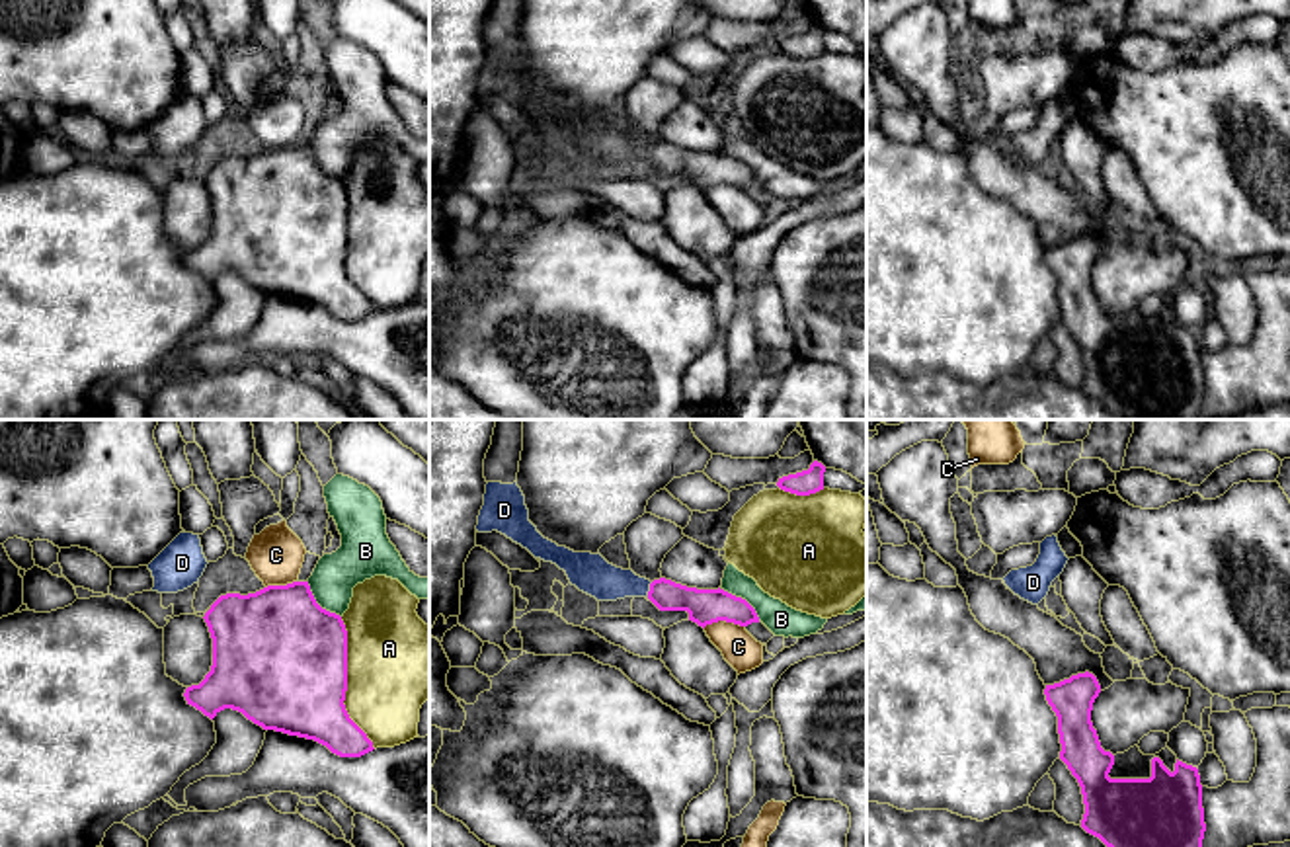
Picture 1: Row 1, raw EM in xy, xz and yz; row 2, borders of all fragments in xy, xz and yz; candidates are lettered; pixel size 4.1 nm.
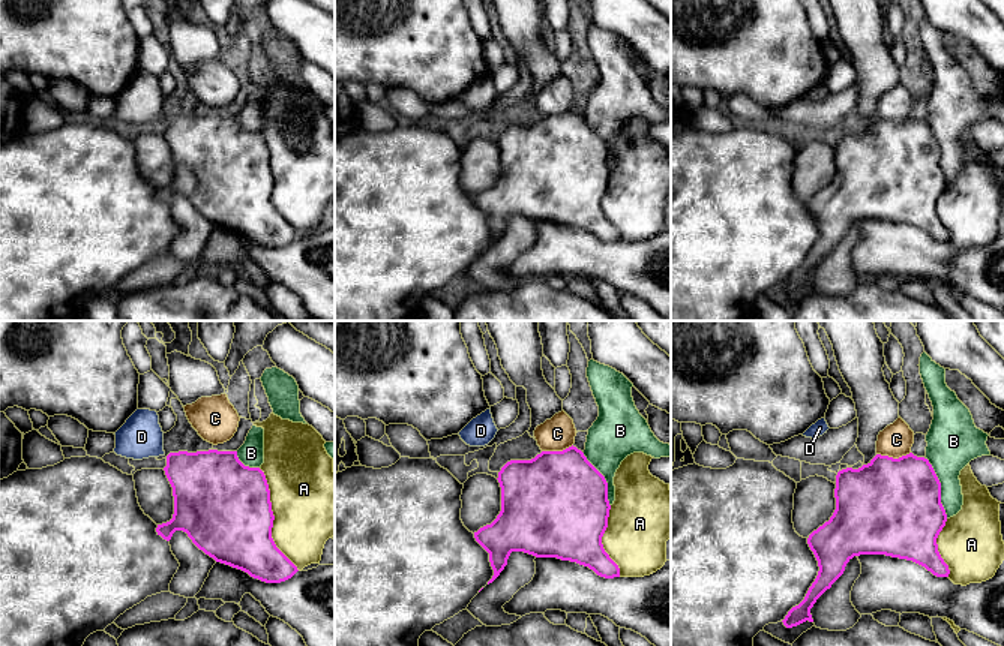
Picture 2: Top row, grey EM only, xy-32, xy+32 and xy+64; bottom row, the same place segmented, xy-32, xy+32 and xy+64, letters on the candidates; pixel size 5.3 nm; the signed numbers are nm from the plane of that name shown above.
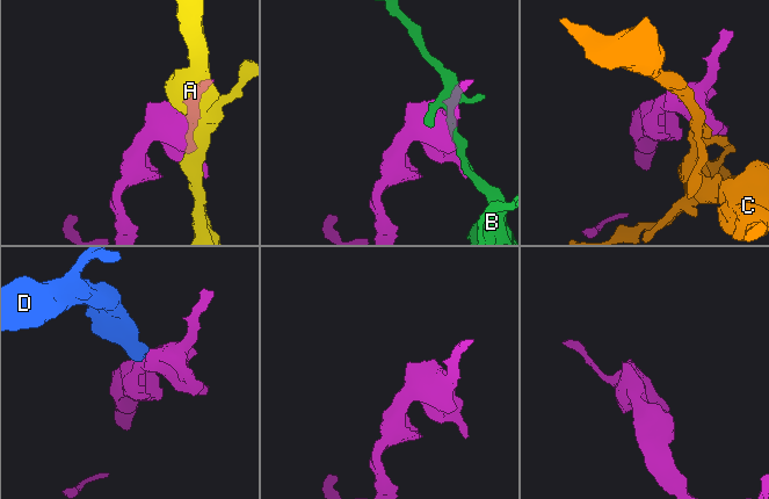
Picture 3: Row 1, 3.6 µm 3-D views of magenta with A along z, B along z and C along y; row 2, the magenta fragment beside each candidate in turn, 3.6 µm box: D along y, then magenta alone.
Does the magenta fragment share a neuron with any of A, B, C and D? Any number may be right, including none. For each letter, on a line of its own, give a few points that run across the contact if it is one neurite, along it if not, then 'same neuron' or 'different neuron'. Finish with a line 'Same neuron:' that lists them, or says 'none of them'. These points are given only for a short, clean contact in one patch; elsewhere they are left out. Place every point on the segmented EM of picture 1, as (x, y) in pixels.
A: different neuron
B: different neuron
C: different neuron
D: line xz (705, 605), (650, 590), (609, 584), (592, 574); same neuron
Same neuron: D

